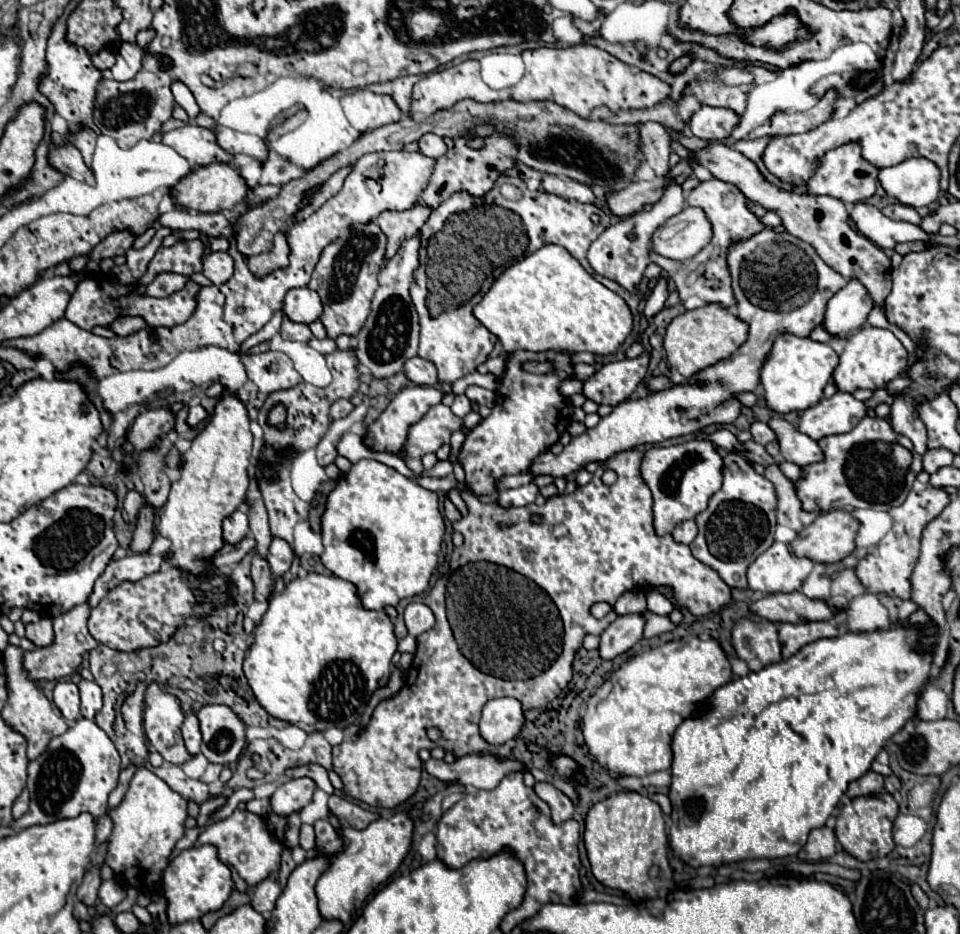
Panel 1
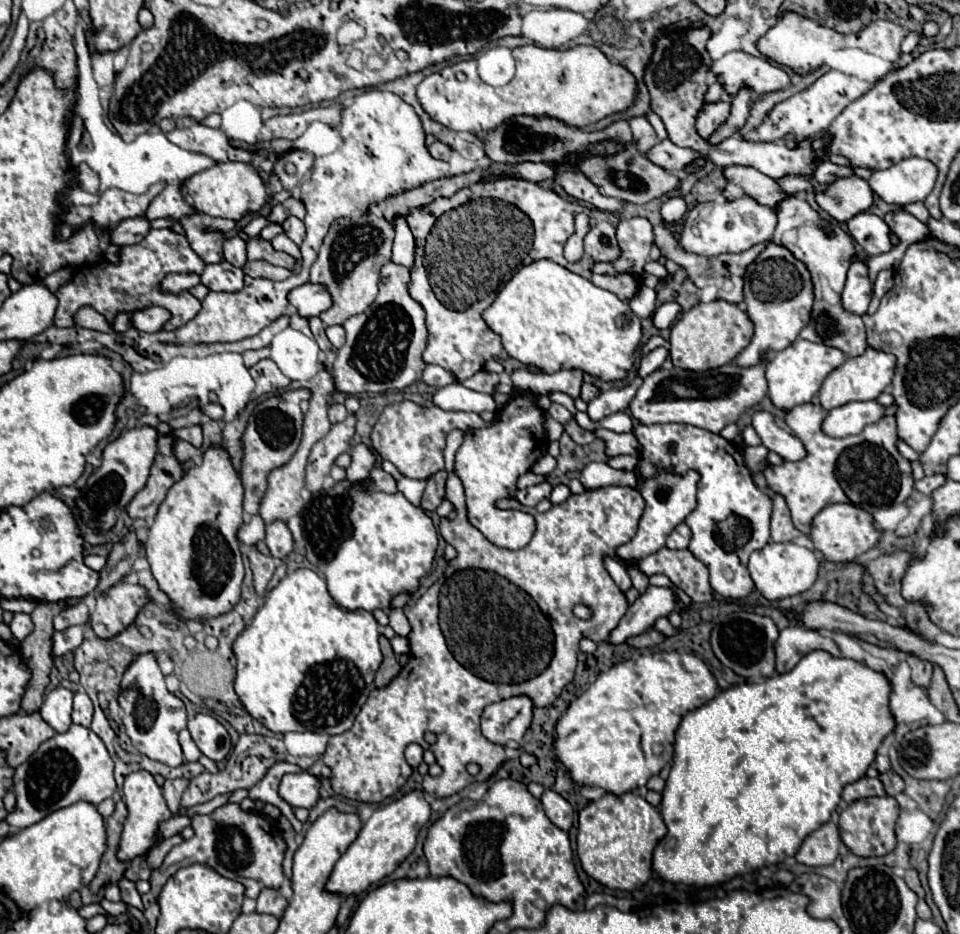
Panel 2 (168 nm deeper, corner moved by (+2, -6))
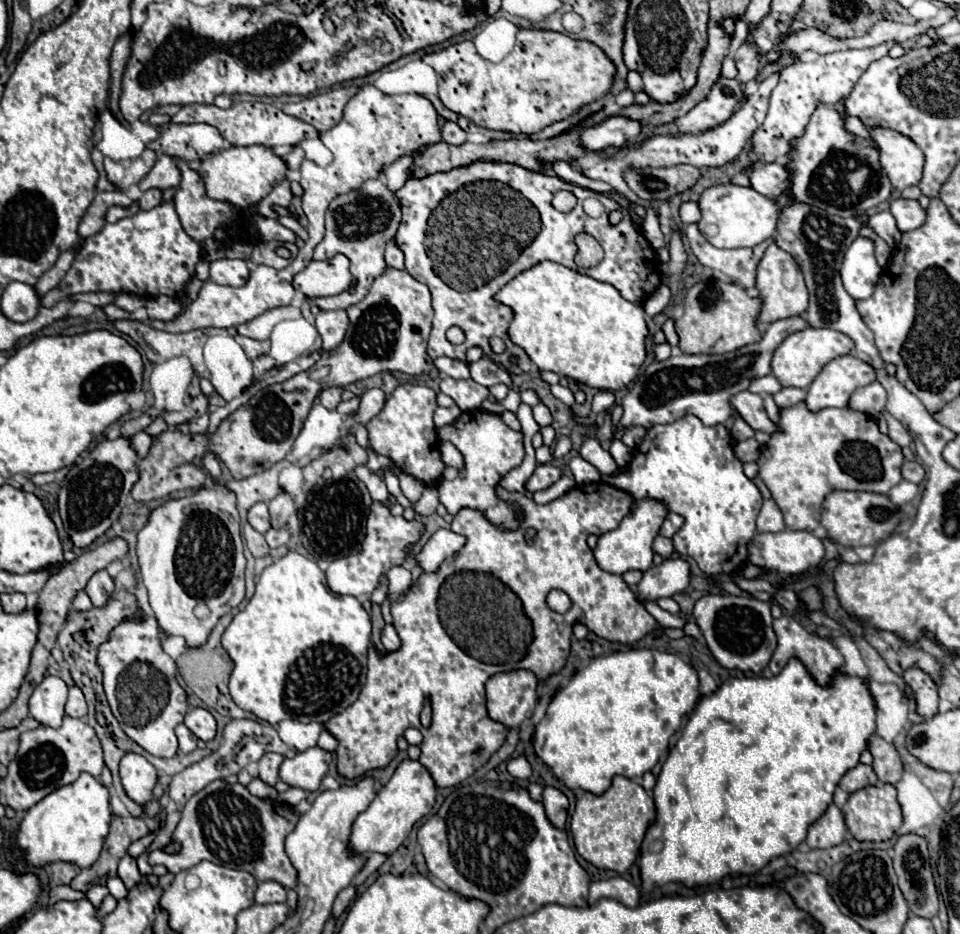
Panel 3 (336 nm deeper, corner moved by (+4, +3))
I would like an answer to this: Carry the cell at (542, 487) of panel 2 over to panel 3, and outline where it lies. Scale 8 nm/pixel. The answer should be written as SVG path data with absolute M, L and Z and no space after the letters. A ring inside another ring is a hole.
M538 465L536 471L532 473L532 477L528 479L526 489L530 493L542 491L542 489L550 487L552 483L556 483L560 477L562 477L562 469L560 467L554 467L554 465Z

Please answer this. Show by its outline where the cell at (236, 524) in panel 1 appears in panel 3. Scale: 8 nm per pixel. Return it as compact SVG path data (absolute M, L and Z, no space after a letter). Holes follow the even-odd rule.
M256 503L248 511L248 523L258 531L266 533L270 529L270 519L268 519L268 507L266 503Z

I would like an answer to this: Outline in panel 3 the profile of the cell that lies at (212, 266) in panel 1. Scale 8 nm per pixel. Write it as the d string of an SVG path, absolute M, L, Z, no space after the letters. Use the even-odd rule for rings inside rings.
M218 259L210 263L210 279L218 285L244 285L248 267L242 259Z

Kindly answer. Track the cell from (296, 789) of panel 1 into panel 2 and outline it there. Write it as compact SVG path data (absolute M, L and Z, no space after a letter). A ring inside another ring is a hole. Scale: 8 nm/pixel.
M298 772L298 774L286 774L280 782L280 796L292 806L292 808L312 808L316 806L320 794L320 778L310 772Z

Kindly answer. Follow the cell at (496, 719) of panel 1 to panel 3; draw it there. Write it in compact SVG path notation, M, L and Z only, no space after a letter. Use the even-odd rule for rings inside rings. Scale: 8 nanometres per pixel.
M532 671L498 673L486 683L486 707L490 719L508 729L518 729L536 707L536 677Z

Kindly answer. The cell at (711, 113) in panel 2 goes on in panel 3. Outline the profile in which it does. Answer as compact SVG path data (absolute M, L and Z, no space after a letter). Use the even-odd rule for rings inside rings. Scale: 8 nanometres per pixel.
M720 77L704 101L690 109L684 117L676 119L680 133L704 133L728 121L742 99L742 87L736 79Z

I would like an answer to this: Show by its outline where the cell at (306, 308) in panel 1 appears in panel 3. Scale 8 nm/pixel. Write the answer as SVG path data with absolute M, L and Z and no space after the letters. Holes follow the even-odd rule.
M336 255L330 261L310 261L294 277L294 289L302 291L308 299L338 295L348 289L352 283L352 275L348 271L348 259L344 255Z

